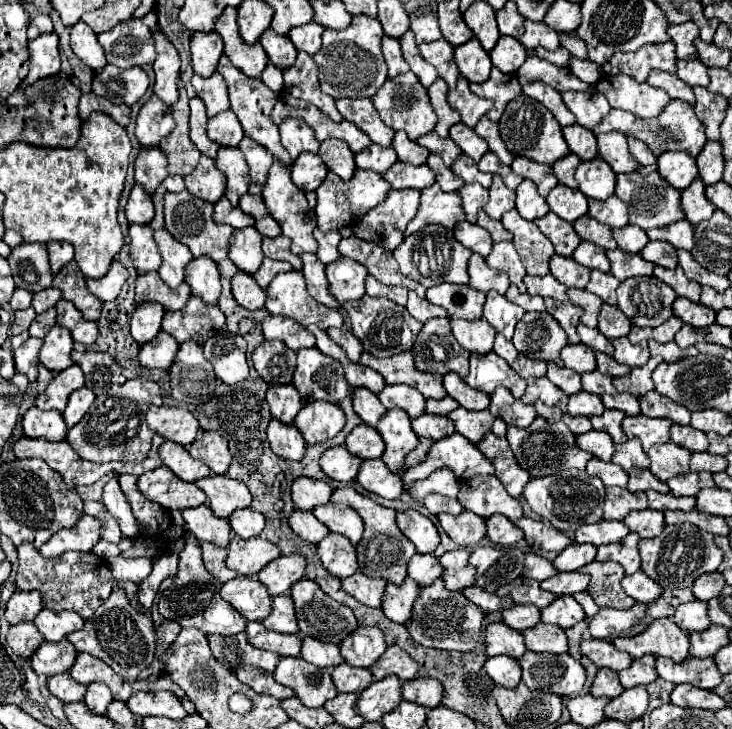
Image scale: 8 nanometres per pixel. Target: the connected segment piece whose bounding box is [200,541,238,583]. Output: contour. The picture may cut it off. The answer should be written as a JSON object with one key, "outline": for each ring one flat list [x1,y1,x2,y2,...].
{"outline":[[200,543,200,549,202,549,202,557,204,557,204,565,206,565,206,569,214,575,214,577,218,577,222,583,224,581,228,581,228,579,234,579,238,573,236,571,232,571,232,569,228,569,226,567,226,563,224,563,224,559,226,559,226,549,224,547,216,547,216,545,212,545,212,543]]}

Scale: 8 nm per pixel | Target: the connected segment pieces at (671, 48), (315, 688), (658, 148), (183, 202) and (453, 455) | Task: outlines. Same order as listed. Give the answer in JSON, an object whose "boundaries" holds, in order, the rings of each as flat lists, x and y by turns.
{"boundaries":[[[666,41,666,43,644,45,634,53,614,53,612,59,604,63,604,69,606,73,612,73,612,75,624,73,636,81,646,81,652,69,674,73,676,59,678,59,676,45,672,45,672,41]],[[282,657,274,671,274,679,280,685,292,687,306,707,322,707,328,699,338,695,330,671,310,665,302,657]],[[674,99,670,101,664,111,654,117,654,119,640,119,628,111,622,111,622,109,610,109,608,117,604,117,604,121,600,121,600,125,596,125,594,133,606,133,606,131,622,131,624,135,634,135,638,137,640,141,644,141,648,145,648,149,658,157,660,153,664,151,690,151,690,155,698,155,700,149,704,147,706,143,706,133,704,133,704,127,700,125,700,119,696,117,692,105,688,105,686,101,680,101,680,99]],[[180,191,180,193,166,193,164,197,164,215,166,215,166,229,170,231,170,235,184,243,194,257,200,255,208,255,212,257,216,263,222,261,228,255,228,247,230,247,230,237,232,237,232,227,230,225,218,225,212,219,214,213,214,205,208,201,202,201,194,195,190,195,188,191]],[[452,433,452,437,444,437,432,445,430,455,424,463,408,469,402,475,404,493,408,493,416,481,426,479,432,471,440,467,450,467,458,479,470,479,474,475,494,473,492,463,480,453,476,445,472,445,460,433]]]}

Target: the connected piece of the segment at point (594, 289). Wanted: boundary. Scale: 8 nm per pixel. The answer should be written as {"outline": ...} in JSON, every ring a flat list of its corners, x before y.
{"outline":[[592,271,590,283,586,285,586,289,594,295,598,295,604,303,616,305,616,287,620,285,620,281,612,275,612,273,600,273,600,271]]}

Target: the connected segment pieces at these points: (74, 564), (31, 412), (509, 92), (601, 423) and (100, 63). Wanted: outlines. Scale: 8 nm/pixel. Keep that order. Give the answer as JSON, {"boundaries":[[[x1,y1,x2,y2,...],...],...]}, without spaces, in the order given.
{"boundaries":[[[22,543,18,547,18,571,16,571,16,587,22,591,40,591,44,599,44,607,52,611,76,611,84,619,90,619,94,611,110,597,114,587,114,577,110,573,108,561,90,553,68,551,56,559,42,557,30,543]],[[32,407,24,413,22,425,24,425,24,435,44,437,48,441,62,441,68,431,62,413,40,411,38,407]],[[496,67,490,73,490,79,484,83,470,83,470,91,482,99,490,99,494,105,490,107,490,111,486,113,490,117,490,121,498,123,506,105,510,101,514,101,516,97,524,95,522,93,522,85,518,83,516,75,506,75,502,71,498,71]],[[606,409,602,415,596,415,596,417,590,417,592,421,592,427,594,429,600,429,600,431,606,431,610,433,610,437,614,439,614,443,624,443,628,437,624,435,620,423,624,419,626,413,620,413,618,409]],[[78,21,76,25,72,25,70,47,90,69,100,71,106,65,106,57,100,43,96,41,96,33,84,21]]]}

